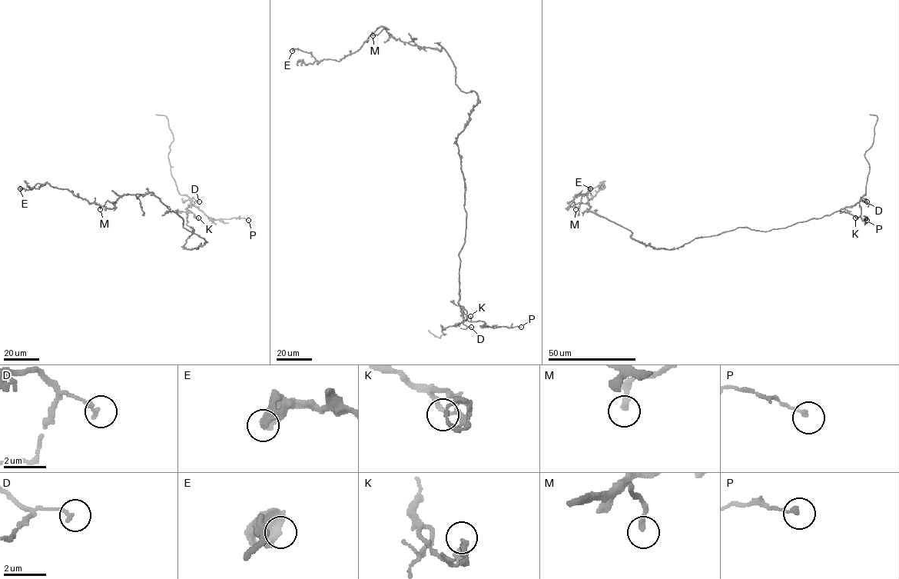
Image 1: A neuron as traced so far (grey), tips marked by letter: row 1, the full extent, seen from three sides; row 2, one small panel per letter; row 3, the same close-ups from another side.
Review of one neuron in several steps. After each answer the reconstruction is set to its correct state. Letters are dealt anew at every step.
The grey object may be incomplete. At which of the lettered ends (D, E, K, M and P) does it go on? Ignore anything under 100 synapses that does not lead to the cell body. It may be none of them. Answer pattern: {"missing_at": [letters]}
{"missing_at": []}

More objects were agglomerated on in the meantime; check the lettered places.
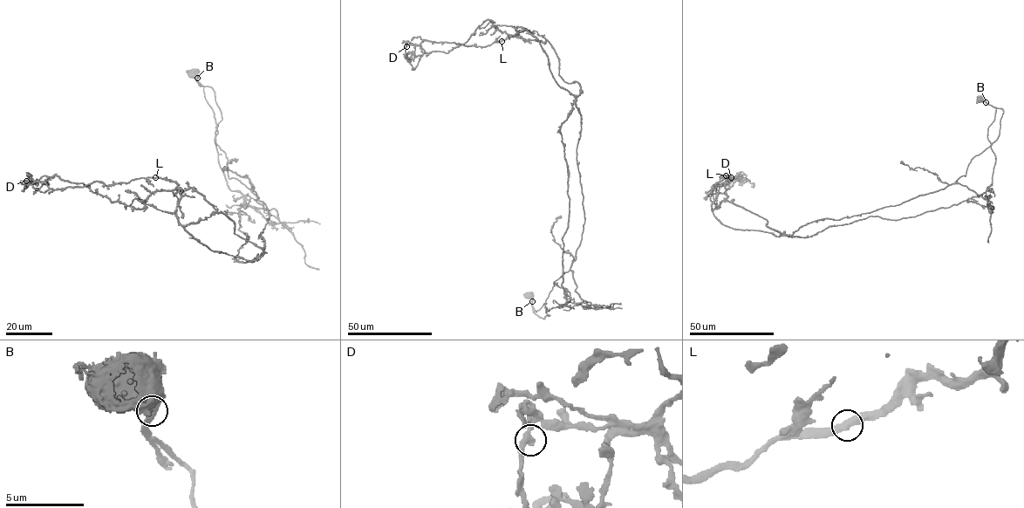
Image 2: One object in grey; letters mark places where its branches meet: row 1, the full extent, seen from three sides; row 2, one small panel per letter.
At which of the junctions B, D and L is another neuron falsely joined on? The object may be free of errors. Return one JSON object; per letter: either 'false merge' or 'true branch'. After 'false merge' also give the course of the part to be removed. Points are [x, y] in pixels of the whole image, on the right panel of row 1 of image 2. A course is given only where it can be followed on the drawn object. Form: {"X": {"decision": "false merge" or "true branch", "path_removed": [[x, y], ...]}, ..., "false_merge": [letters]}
{"B": {"decision": "false merge", "path_removed": [[985, 102], [996, 108], [991, 145], [942, 189], [776, 236], [734, 229], [713, 213], [720, 176], [751, 186]]}, "D": {"decision": "true branch"}, "L": {"decision": "true branch"}, "false_merge": ["B"]}

